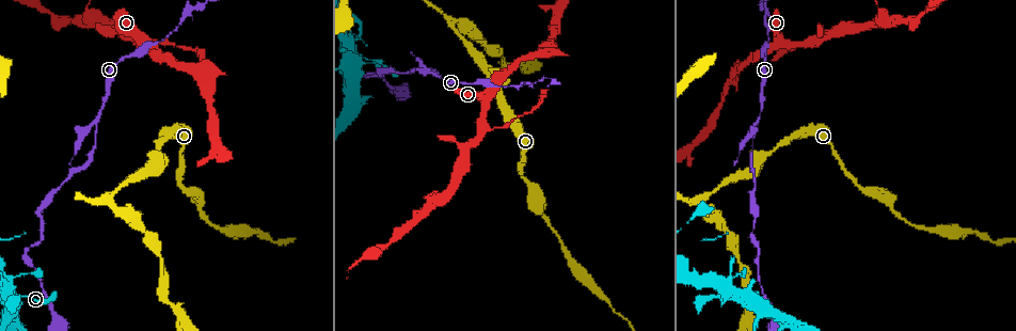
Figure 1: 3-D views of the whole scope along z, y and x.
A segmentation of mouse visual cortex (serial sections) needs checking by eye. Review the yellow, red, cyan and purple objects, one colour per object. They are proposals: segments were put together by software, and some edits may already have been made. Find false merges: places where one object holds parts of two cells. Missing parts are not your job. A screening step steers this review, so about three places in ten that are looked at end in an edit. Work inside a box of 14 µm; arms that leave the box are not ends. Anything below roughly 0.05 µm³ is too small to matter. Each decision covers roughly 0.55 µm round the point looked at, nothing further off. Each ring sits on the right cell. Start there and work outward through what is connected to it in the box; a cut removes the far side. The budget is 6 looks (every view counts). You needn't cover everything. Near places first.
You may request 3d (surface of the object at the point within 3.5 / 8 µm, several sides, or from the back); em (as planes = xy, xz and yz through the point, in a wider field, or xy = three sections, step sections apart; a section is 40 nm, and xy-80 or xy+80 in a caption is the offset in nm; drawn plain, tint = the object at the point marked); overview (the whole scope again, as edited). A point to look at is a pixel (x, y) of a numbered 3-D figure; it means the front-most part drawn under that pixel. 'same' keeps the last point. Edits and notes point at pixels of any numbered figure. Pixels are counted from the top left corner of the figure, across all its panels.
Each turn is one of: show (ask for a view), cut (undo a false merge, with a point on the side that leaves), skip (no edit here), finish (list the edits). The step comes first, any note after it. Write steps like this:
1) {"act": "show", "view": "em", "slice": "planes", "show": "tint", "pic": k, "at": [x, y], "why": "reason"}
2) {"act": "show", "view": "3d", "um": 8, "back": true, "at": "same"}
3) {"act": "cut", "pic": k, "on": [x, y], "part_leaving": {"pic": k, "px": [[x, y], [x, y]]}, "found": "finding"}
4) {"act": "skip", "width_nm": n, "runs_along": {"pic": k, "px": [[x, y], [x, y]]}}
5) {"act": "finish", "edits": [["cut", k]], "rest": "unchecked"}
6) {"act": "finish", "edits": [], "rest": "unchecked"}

{"act": "show", "view": "3d", "um": 8, "back": true, "pic": 1, "at": [454, 26], "why": "abrupt turn"}

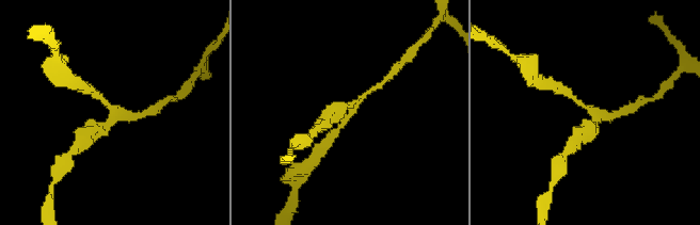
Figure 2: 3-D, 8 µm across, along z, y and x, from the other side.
{"act": "show", "view": "em", "slice": "xy", "step": 5, "show": "tint", "pic": 2, "at": [351, 111], "why": "now the EM"}

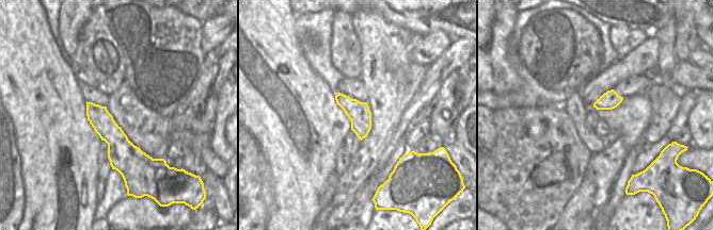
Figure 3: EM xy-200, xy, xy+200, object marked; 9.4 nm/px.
{"act": "skip", "runs_along": {"pic": 3, "px": [[89, 104], [137, 159], [147, 160]]}, "found": "one cell here"}

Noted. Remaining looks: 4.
{"act": "show", "view": "3d", "um": 8, "pic": 1, "at": [809, 45], "why": "calibre changes"}

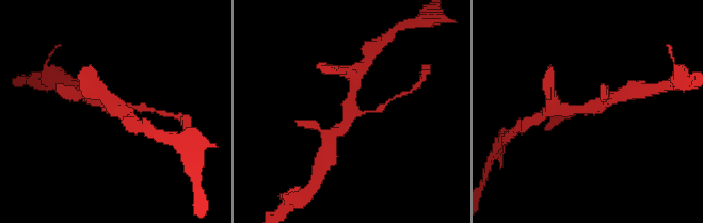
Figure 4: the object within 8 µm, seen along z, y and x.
{"act": "show", "view": "3d", "um": 3.5, "pic": 4, "at": [591, 108], "why": "closer look"}

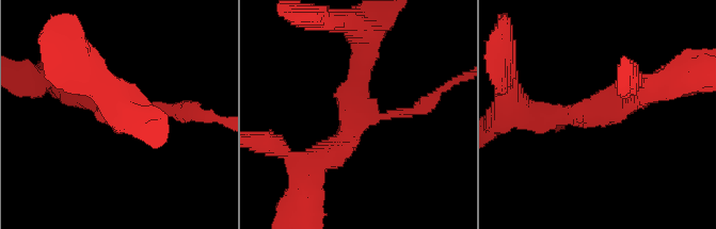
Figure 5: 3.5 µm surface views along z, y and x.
{"act": "show", "view": "em", "slice": "xy", "step": 1, "show": "tint", "pic": 5, "at": [594, 113]}

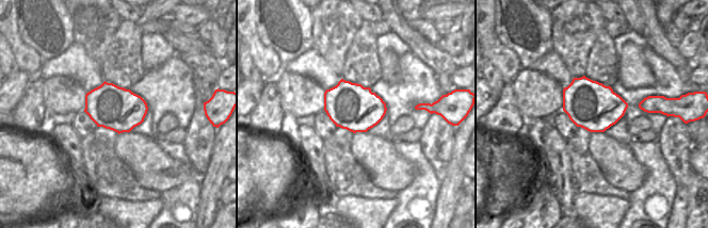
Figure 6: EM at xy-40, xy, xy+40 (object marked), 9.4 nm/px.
{"act": "skip", "arms": 3, "arm_widths_nm": [150, 350, 400], "runs_along": {"pic": 5, "px": [[364, 39], [348, 138], [318, 160]]}, "found": "one cell here"}

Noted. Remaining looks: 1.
{"act": "finish", "edits": [], "rest": "unchecked"}

